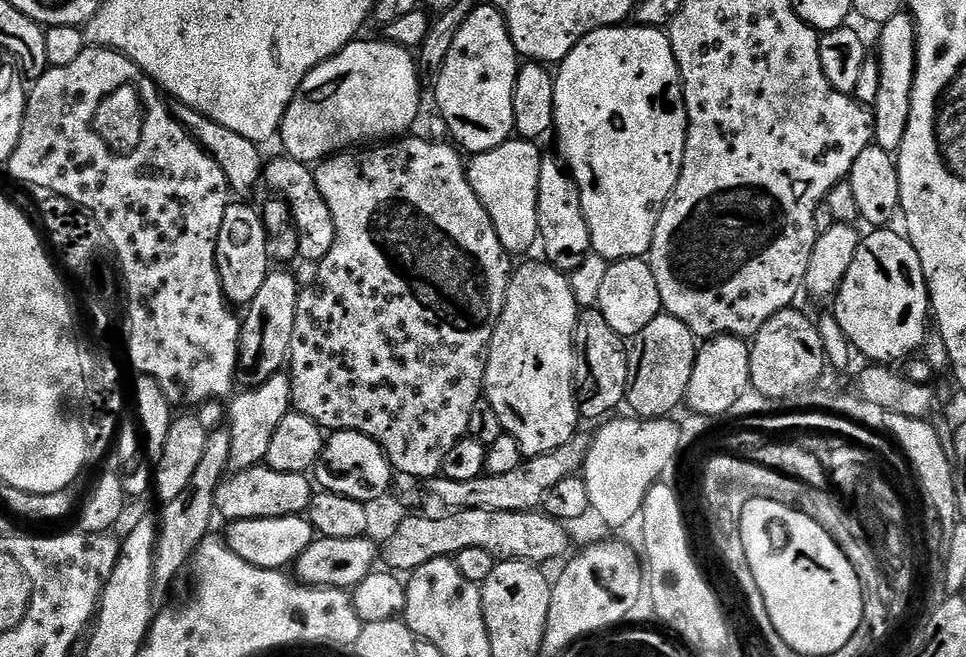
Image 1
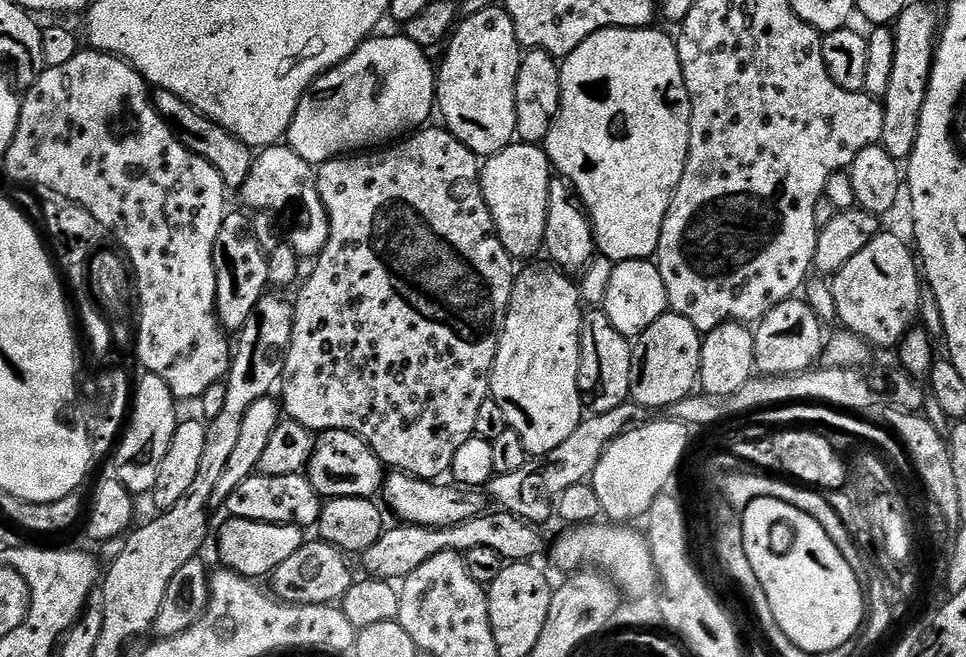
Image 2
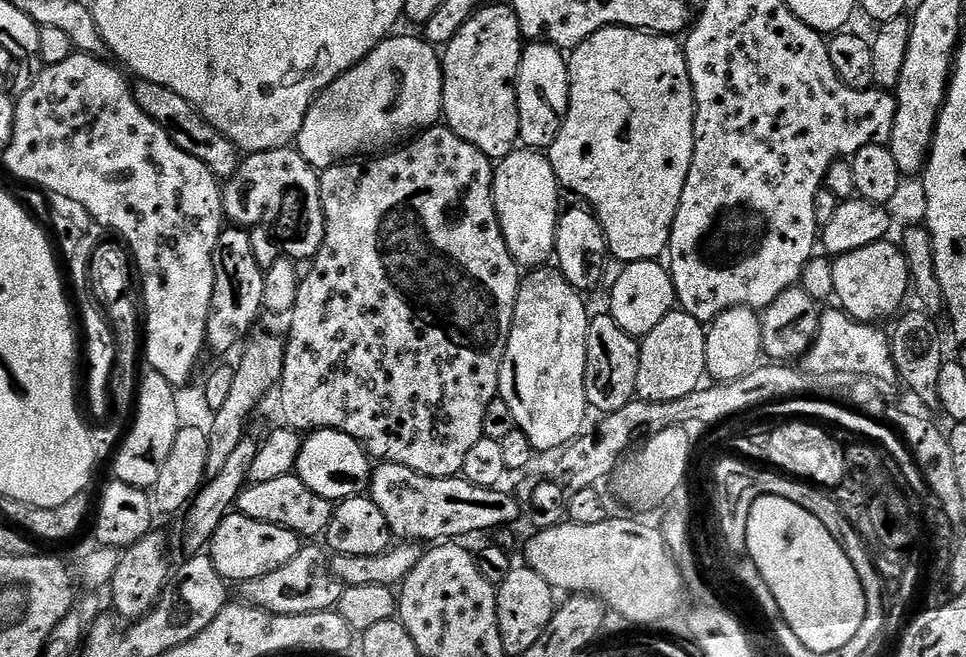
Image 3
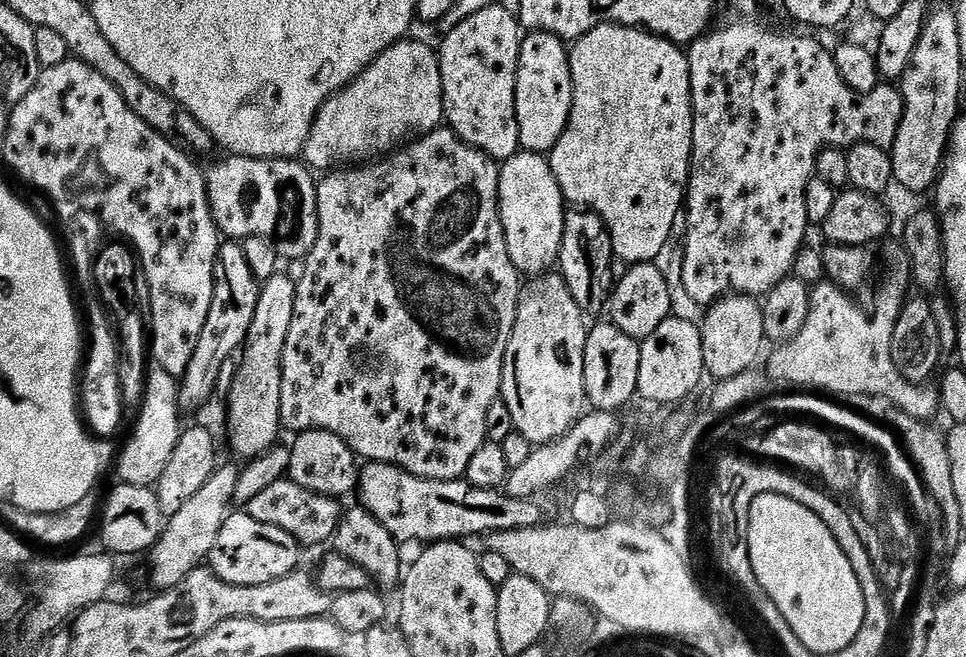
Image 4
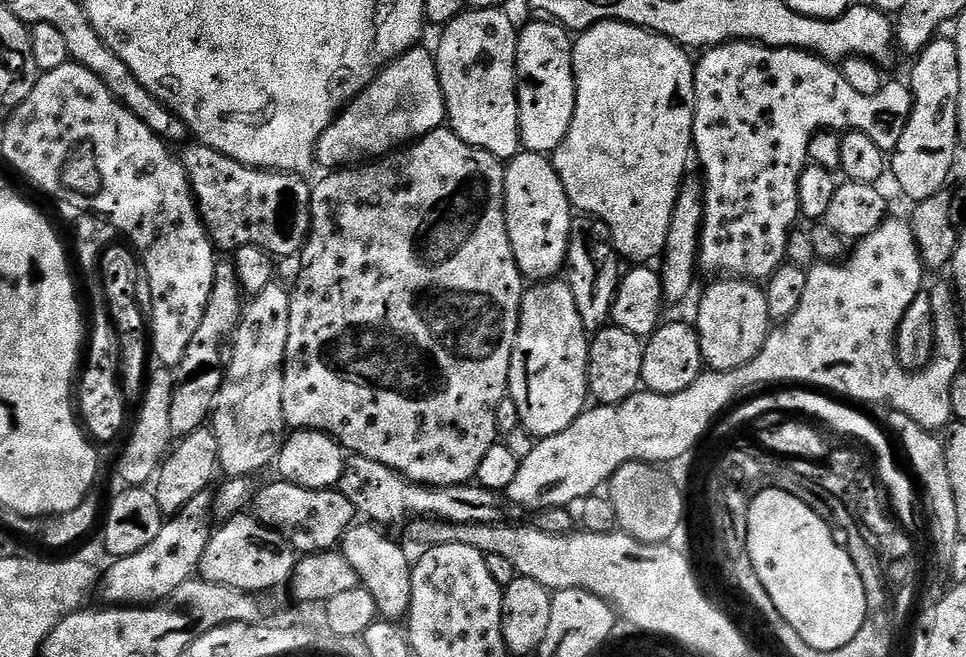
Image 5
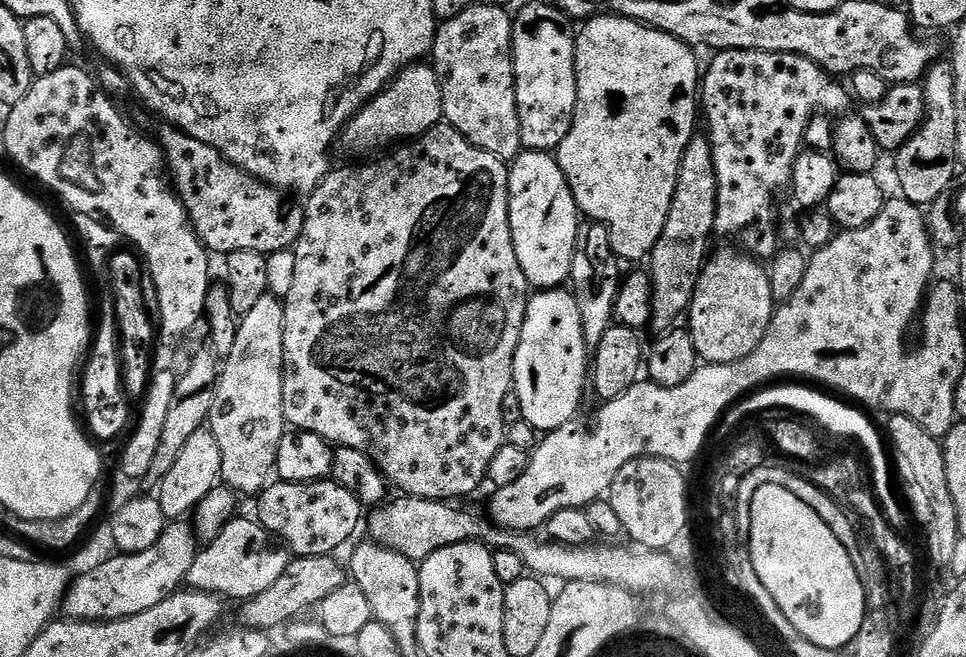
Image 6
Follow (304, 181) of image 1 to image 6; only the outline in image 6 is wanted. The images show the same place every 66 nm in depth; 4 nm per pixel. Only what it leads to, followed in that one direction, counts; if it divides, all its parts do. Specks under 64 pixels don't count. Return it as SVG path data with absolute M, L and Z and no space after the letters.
M164 122L159 125L160 138L158 145L164 153L164 167L170 177L170 183L176 197L183 202L186 214L192 223L192 229L209 253L229 254L234 251L256 251L258 254L272 258L275 252L284 252L295 245L298 236L288 229L288 220L284 217L284 200L281 189L264 184L248 172L242 171L236 164L230 163L223 154L214 150L214 146L206 146L206 142L198 142L198 138L190 138L190 134L181 128L173 128Z

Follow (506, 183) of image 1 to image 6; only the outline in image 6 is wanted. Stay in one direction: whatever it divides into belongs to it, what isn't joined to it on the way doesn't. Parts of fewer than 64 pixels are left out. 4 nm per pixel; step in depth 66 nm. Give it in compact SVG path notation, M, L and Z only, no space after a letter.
M521 151L508 170L508 221L512 245L518 254L518 266L536 290L556 290L569 283L575 256L575 242L582 225L582 213L552 152Z

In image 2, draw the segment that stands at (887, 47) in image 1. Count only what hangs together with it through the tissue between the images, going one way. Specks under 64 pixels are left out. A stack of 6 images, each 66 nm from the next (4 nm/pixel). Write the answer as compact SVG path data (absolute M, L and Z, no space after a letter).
M910 2L902 10L900 17L894 21L896 34L894 62L890 74L890 90L886 90L886 94L882 97L884 125L880 144L897 162L907 161L918 138L922 104L926 102L926 90L932 73L932 59L936 56L936 42L941 27L941 13L939 16L932 4Z

